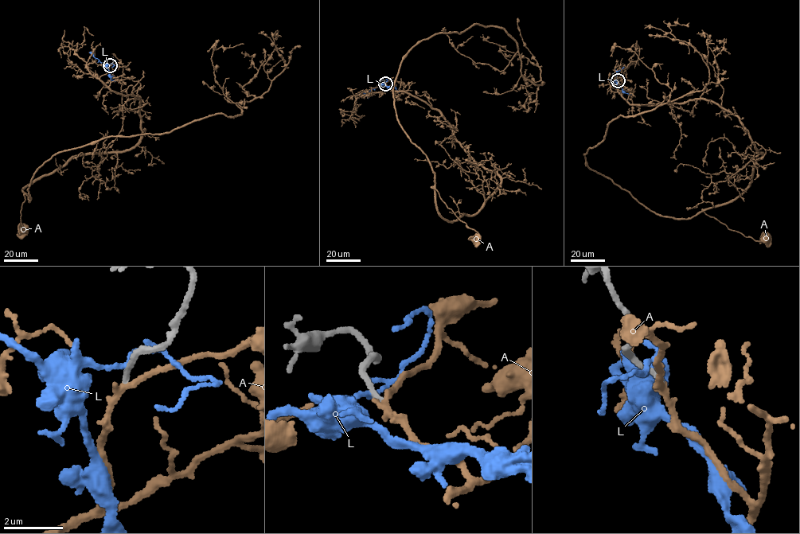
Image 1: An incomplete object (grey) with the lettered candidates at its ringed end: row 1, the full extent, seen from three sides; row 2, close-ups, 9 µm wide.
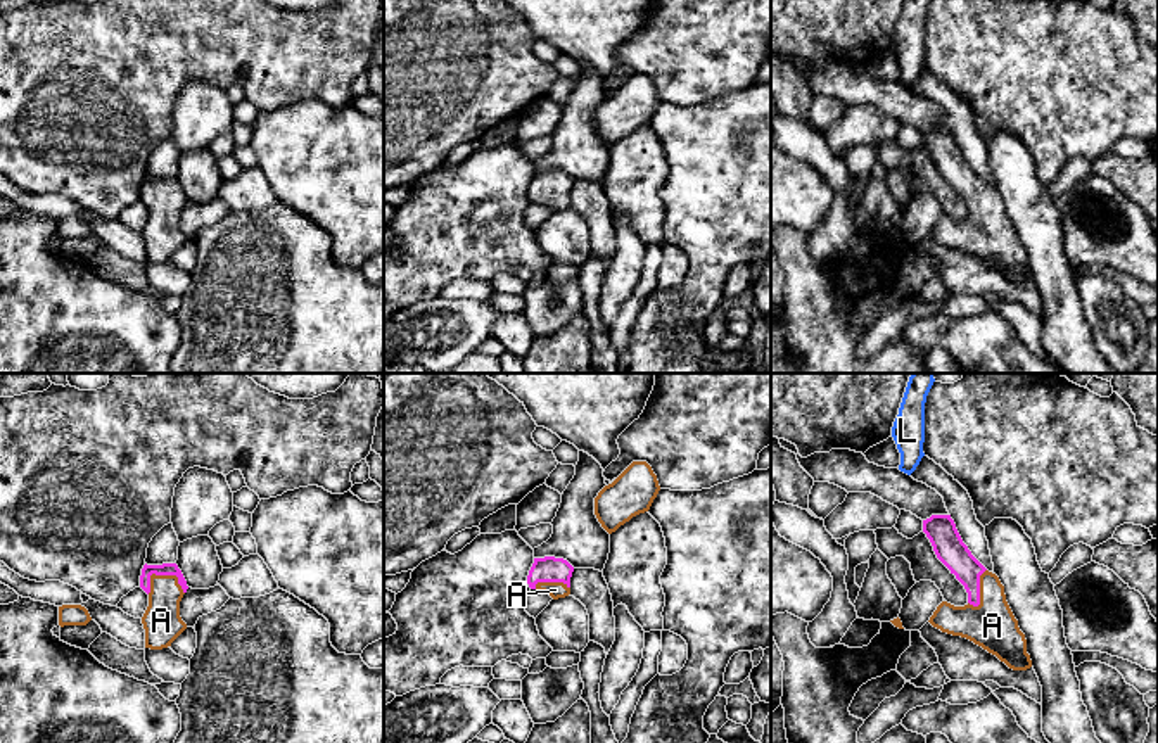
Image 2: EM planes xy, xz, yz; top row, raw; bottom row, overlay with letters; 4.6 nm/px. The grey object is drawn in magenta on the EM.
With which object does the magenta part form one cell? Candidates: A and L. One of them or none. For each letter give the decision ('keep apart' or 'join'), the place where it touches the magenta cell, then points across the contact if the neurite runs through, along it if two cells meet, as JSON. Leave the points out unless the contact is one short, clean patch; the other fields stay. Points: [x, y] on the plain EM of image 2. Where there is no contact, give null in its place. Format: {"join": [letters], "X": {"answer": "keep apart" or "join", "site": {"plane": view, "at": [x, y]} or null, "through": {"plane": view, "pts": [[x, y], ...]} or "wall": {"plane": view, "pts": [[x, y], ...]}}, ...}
{"join": ["A"], "A": {"answer": "join", "site": {"plane": "xy", "at": [171, 187]}, "through": {"plane": "xy", "pts": [[166, 182], [171, 187], [165, 196], [161, 234]]}}, "L": {"answer": "keep apart", "site": null}}

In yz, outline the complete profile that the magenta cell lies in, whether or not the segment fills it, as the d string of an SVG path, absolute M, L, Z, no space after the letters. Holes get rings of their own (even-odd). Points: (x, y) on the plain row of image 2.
M951 128L923 133L923 145L937 171L968 206L964 219L942 214L928 235L942 245L973 254L1013 283L1030 282L1027 252L1006 214L1004 199L971 168Z

